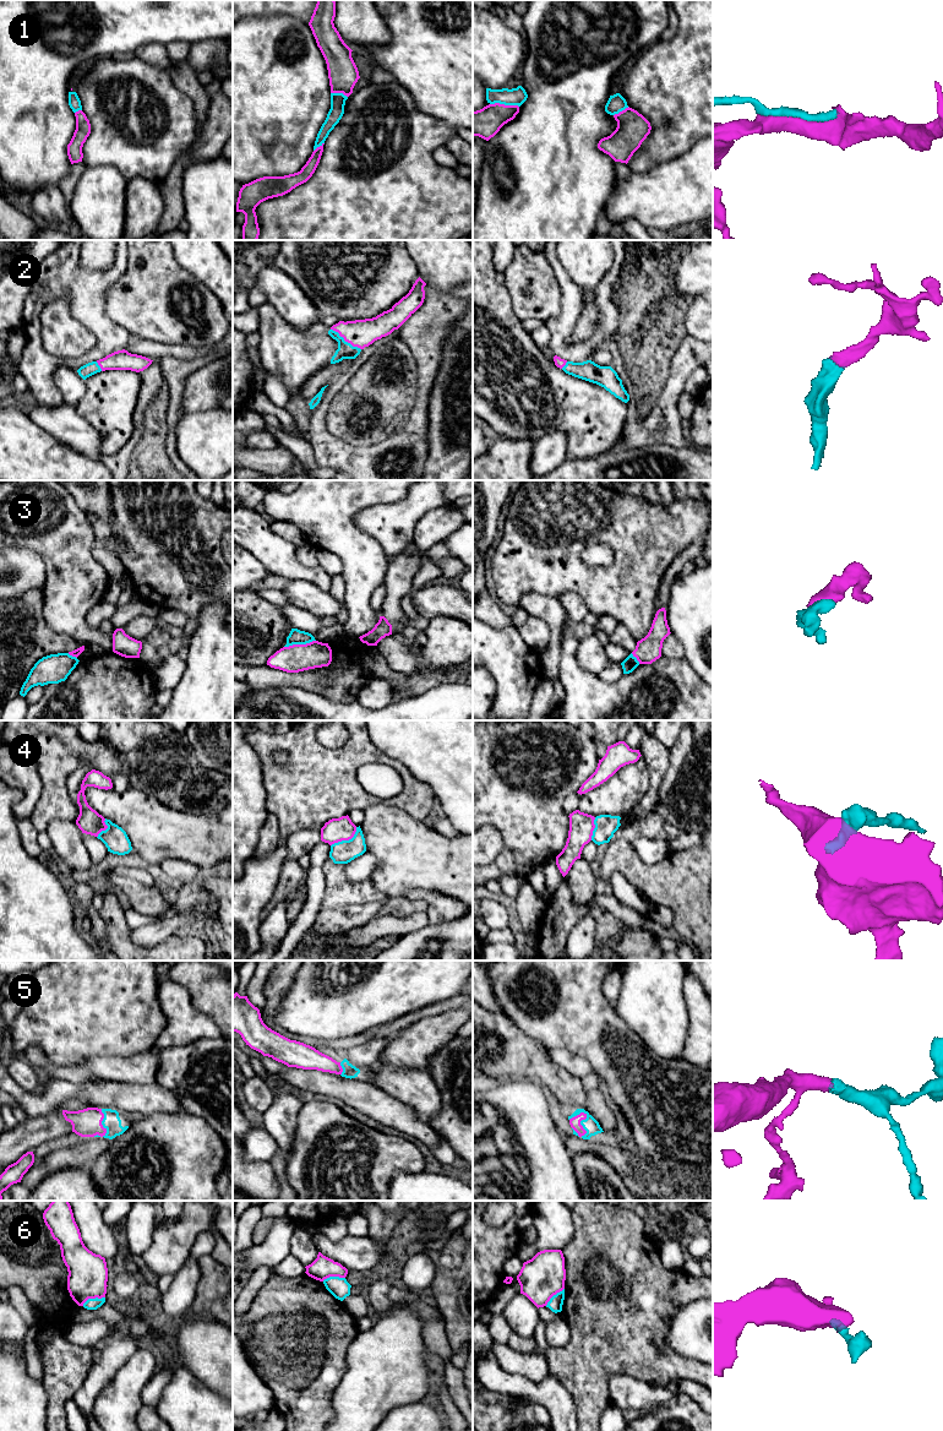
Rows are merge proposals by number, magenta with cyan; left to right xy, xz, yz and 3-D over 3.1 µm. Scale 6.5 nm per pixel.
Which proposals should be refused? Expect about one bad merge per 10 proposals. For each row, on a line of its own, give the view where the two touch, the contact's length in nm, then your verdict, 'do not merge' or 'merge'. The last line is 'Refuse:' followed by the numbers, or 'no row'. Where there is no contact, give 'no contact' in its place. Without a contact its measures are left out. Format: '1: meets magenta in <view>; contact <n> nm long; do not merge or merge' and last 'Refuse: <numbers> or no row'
1: meets magenta in yz; contact 190 nm long; merge
2: meets magenta in xz; contact 240 nm long; merge
3: meets magenta in xz; contact 220 nm long; merge
4: meets magenta in xz; contact 220 nm long; do not merge
5: meets magenta in yz; contact 170 nm long; merge
6: meets magenta in xy; contact 160 nm long; do not merge
Refuse: 4, 6

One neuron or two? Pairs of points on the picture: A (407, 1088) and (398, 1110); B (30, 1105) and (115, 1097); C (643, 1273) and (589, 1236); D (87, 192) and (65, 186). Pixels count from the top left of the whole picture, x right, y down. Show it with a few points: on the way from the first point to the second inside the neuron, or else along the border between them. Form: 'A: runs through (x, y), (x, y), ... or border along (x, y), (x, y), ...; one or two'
A: border along (377, 1086), (408, 1104), (423, 1121); two
B: runs through (50, 1094), (53, 1092), (94, 1092); one
C: runs through (630, 1273), (626, 1273), (603, 1250); one
D: border along (87, 167), (76, 183), (70, 203), (72, 217); two

